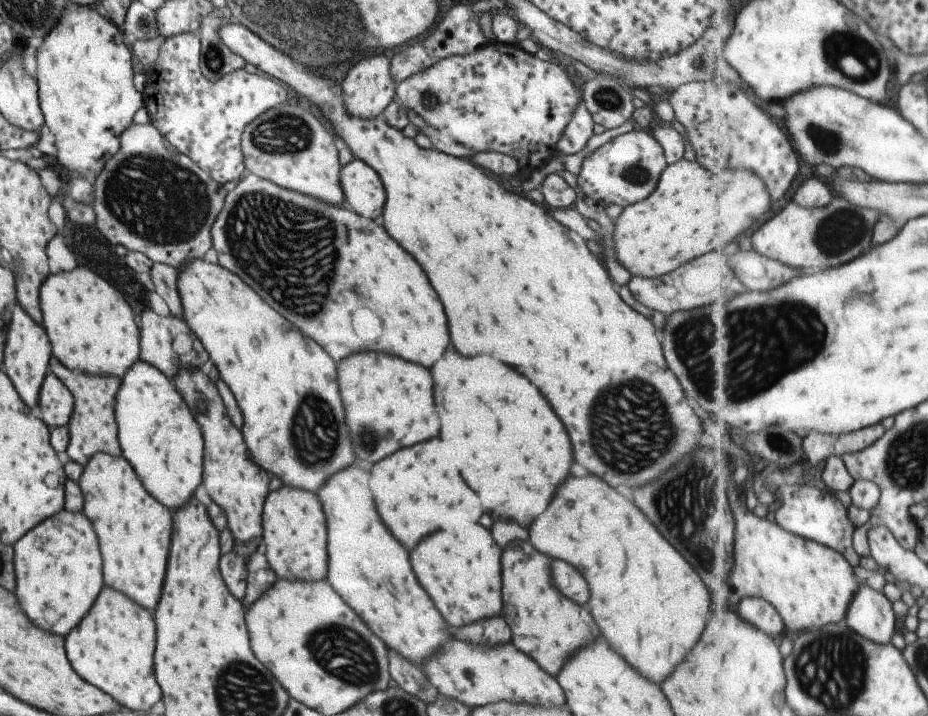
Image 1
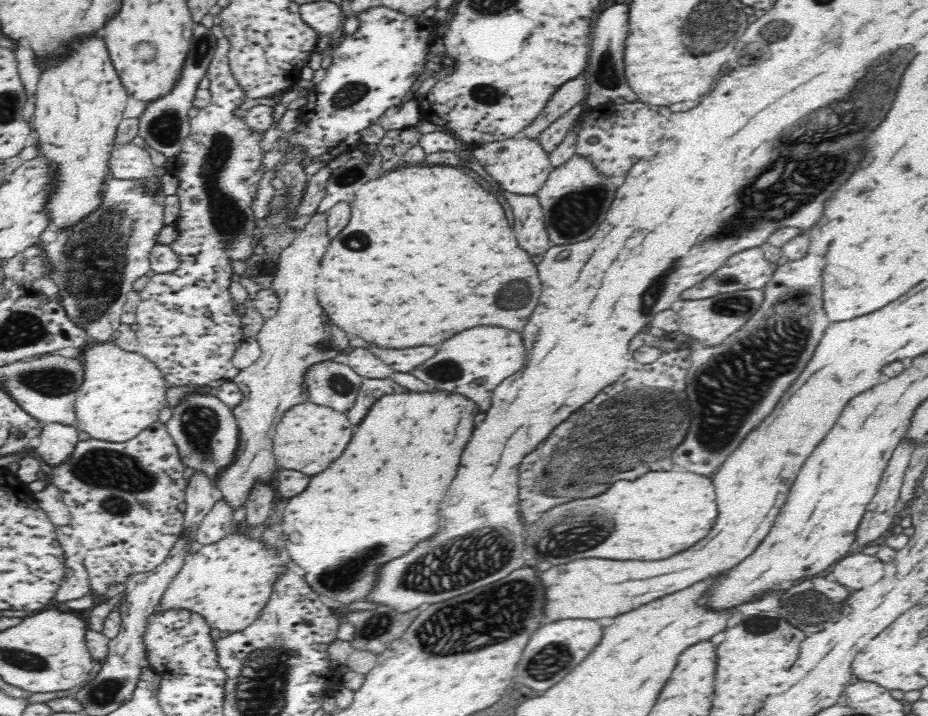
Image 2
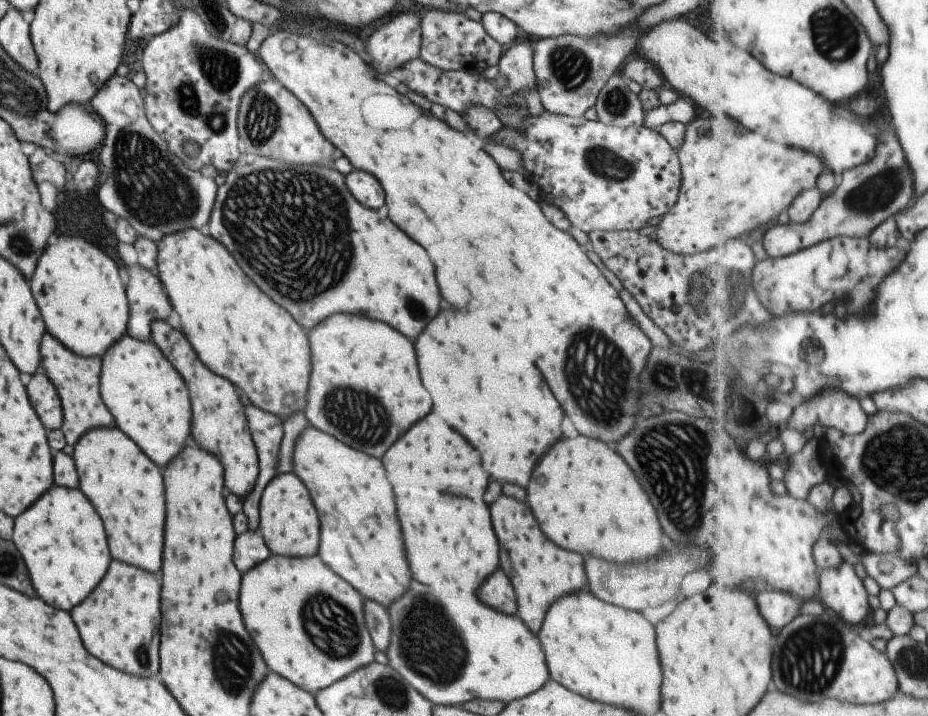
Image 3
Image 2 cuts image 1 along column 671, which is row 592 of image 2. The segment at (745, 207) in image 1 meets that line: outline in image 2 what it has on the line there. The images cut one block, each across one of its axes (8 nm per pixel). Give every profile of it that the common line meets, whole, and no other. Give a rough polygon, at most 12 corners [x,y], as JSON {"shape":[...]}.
{"shape":[[228,534],[198,546],[157,612],[213,634],[256,622],[288,557]]}

